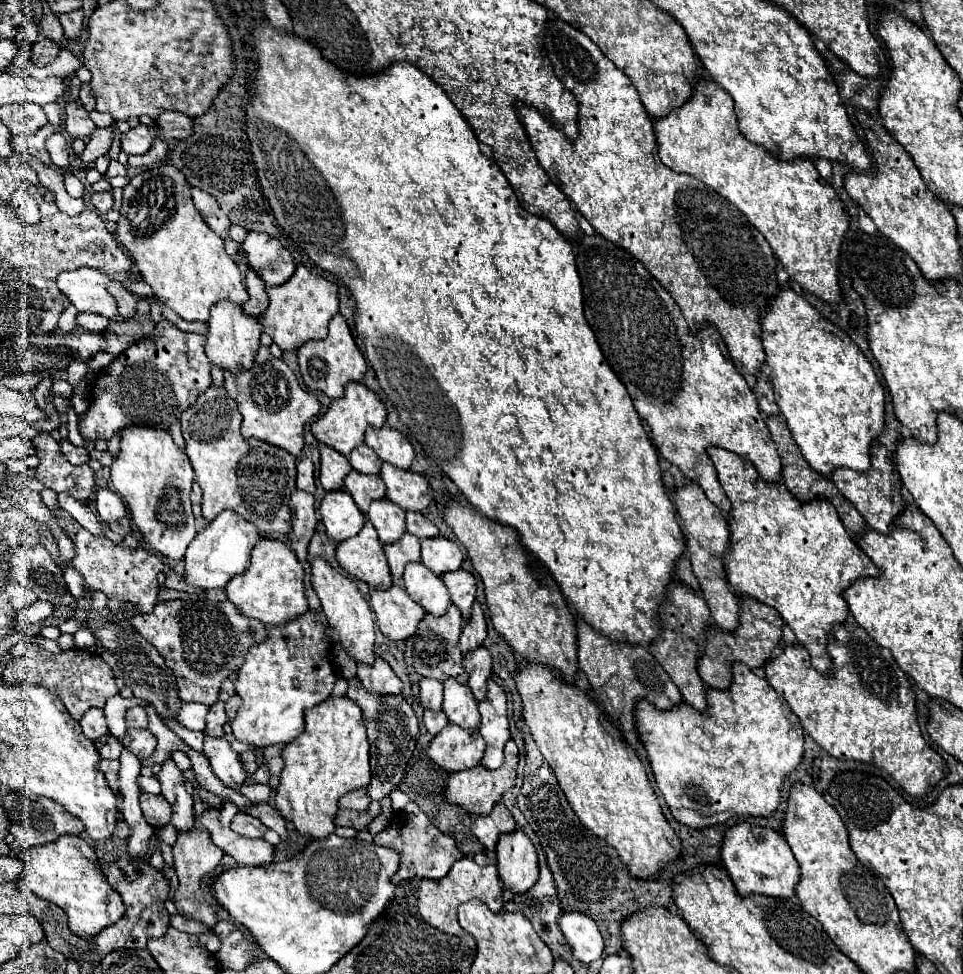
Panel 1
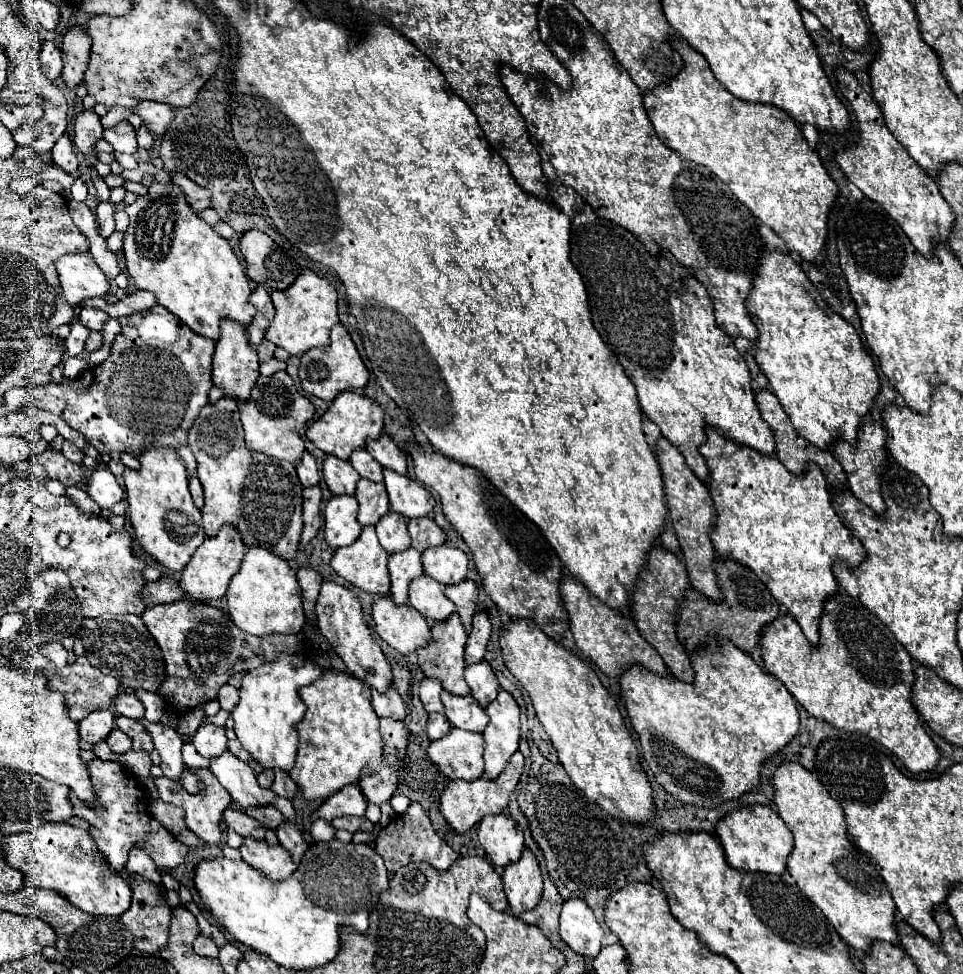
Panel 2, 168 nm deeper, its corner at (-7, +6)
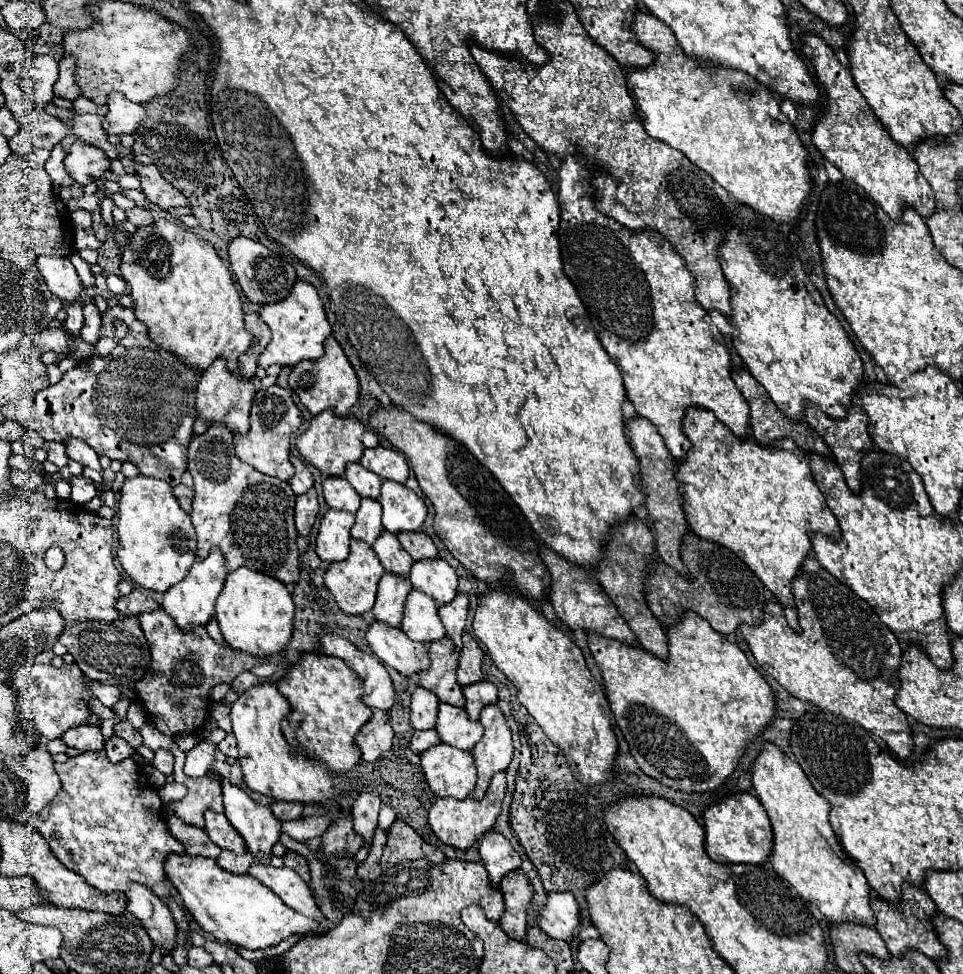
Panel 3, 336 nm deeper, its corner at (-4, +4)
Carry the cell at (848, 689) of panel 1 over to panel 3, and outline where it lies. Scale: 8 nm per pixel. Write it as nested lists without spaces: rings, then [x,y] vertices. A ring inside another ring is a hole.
[[[813,555],[803,563],[799,571],[799,577],[795,579],[793,585],[793,595],[799,611],[799,621],[803,623],[801,635],[787,625],[783,607],[773,607],[773,601],[767,601],[765,619],[761,625],[739,627],[759,667],[767,675],[777,679],[777,683],[783,685],[793,697],[807,701],[815,707],[821,707],[825,711],[831,711],[833,715],[859,723],[865,731],[883,739],[899,759],[907,759],[913,753],[913,735],[907,723],[907,715],[895,705],[895,695],[899,691],[899,667],[903,649],[895,639],[895,635],[891,633],[891,629],[875,615],[869,603],[865,603],[849,587],[839,583],[829,571],[825,571],[817,563]]]

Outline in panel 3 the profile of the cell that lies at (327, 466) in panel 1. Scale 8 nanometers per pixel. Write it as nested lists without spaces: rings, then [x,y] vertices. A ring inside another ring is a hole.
[[[325,477],[323,479],[323,495],[329,507],[345,509],[355,513],[359,507],[359,493],[351,487],[351,483],[343,477]]]

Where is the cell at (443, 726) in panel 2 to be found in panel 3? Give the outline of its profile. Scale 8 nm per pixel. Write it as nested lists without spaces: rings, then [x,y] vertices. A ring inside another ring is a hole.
[[[425,729],[425,731],[415,731],[413,737],[411,737],[411,749],[417,751],[417,753],[423,753],[427,751],[429,747],[441,743],[439,739],[439,733],[435,729]]]

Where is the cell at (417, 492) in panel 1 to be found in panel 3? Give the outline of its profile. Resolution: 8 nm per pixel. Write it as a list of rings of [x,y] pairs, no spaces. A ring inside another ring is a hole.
[[[385,479],[379,501],[383,505],[383,527],[391,533],[419,531],[427,517],[427,505],[423,499],[403,483]]]

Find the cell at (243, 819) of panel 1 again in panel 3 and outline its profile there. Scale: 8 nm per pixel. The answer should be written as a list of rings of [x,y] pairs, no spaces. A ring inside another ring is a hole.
[[[207,811],[205,813],[205,831],[207,831],[209,839],[213,843],[217,843],[221,849],[229,849],[235,855],[247,853],[245,841],[241,839],[241,835],[237,835],[237,831],[233,831],[233,825],[225,817],[225,813],[217,815],[213,811]]]

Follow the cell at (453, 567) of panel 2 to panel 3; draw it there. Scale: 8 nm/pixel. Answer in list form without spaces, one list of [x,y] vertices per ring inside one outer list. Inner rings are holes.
[[[443,559],[415,561],[409,579],[415,589],[421,589],[429,597],[433,597],[439,605],[449,603],[457,595],[457,573]]]

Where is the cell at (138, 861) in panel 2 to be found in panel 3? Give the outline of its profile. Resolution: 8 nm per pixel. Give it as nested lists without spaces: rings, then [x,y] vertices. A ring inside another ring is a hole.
[[[131,883],[125,897],[129,901],[127,909],[143,923],[153,943],[171,951],[175,945],[177,927],[169,907],[141,883]]]

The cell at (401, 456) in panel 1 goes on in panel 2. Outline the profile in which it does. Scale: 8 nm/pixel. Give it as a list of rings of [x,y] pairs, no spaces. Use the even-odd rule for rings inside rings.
[[[382,435],[380,439],[368,439],[366,441],[366,451],[382,465],[388,469],[394,469],[400,475],[406,475],[406,453],[388,437]]]

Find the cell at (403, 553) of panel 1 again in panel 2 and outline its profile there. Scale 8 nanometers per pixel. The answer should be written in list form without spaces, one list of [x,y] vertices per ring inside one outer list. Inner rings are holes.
[[[410,547],[402,553],[390,555],[388,571],[390,571],[390,599],[396,605],[404,605],[408,601],[410,581],[422,575],[420,553],[416,553],[416,549]]]

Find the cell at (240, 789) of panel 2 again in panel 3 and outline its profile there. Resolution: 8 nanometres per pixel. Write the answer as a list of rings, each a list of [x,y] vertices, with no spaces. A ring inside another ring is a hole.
[[[223,779],[223,805],[225,805],[225,815],[231,821],[231,825],[241,833],[241,837],[247,843],[247,851],[255,855],[259,863],[269,863],[267,857],[271,855],[271,847],[277,843],[281,835],[281,821],[273,815],[269,805],[259,805],[253,801],[241,787],[229,783],[229,779]]]

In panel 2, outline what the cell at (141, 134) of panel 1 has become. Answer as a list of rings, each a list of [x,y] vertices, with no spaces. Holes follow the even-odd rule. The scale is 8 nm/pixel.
[[[120,121],[112,129],[104,129],[104,139],[114,147],[114,151],[120,153],[134,153],[138,149],[136,145],[136,131],[128,121]]]

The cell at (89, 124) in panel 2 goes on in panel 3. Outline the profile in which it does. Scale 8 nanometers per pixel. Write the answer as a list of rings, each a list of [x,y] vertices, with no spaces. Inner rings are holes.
[[[75,139],[65,157],[65,169],[79,185],[87,185],[103,177],[109,169],[109,159],[103,151],[99,151],[99,147],[93,147],[83,139]]]

